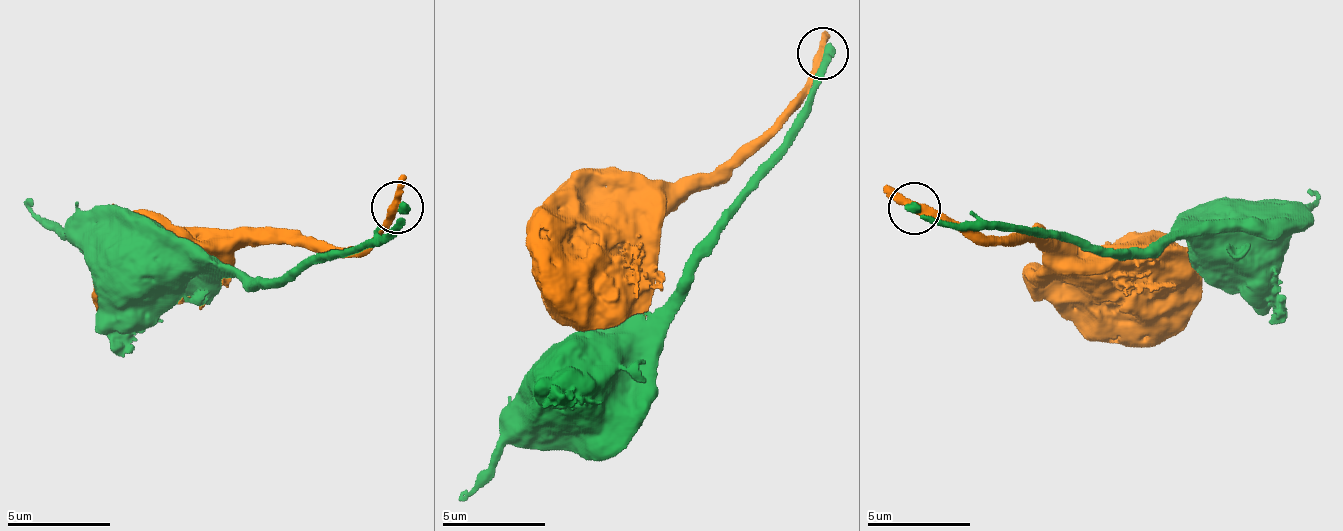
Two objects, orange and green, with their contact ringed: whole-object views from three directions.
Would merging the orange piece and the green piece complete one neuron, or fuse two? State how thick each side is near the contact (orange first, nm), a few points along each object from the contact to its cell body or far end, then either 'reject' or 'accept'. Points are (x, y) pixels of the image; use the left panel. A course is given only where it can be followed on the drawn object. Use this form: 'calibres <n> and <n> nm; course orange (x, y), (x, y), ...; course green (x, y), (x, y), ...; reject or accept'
calibres 380 and 380 nm; course orange (399, 208), (392, 225), (344, 249), (269, 240), (189, 263), (146, 250); course green (399, 208), (398, 222), (380, 246), (358, 250), (265, 288), (148, 227), (132, 234), (132, 254); reject

